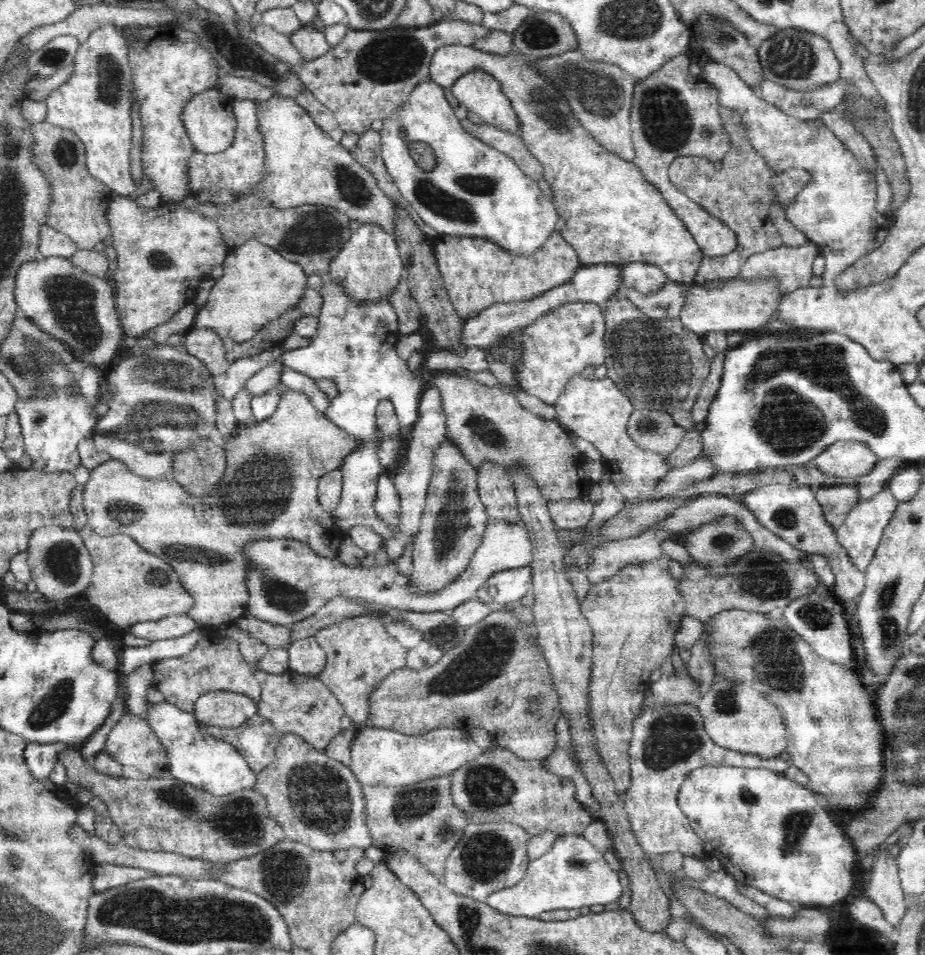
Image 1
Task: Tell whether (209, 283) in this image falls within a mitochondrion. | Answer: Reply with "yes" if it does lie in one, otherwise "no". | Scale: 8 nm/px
no

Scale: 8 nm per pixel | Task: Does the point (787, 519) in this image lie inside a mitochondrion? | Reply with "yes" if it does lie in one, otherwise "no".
yes

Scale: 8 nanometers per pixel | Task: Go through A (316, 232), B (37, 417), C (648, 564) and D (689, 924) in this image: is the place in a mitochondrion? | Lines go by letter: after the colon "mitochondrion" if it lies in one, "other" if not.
A: mitochondrion
B: mitochondrion
C: other
D: other

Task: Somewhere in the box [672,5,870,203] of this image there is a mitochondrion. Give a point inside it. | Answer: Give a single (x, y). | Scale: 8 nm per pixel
(792, 58)

